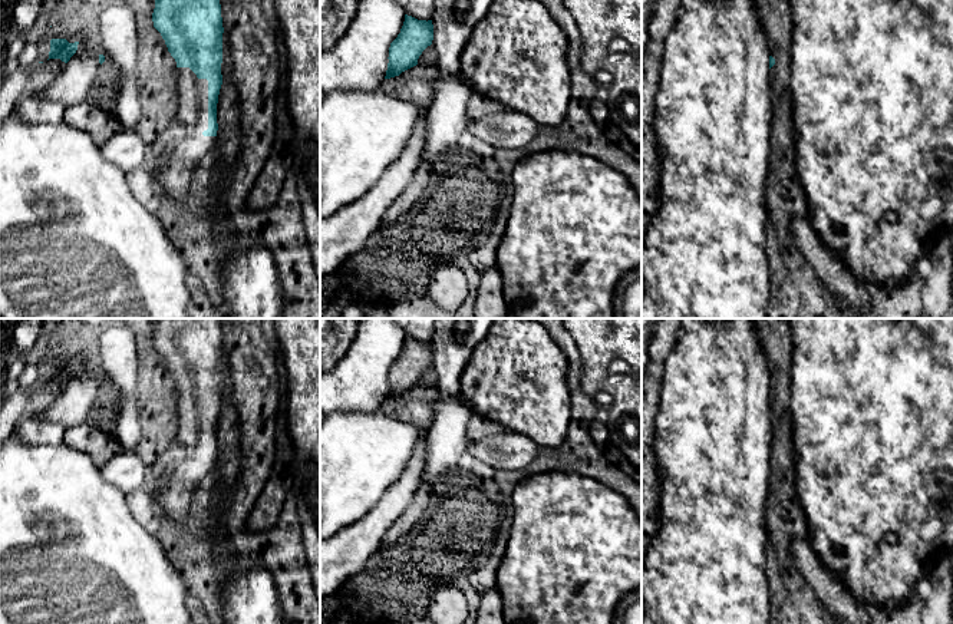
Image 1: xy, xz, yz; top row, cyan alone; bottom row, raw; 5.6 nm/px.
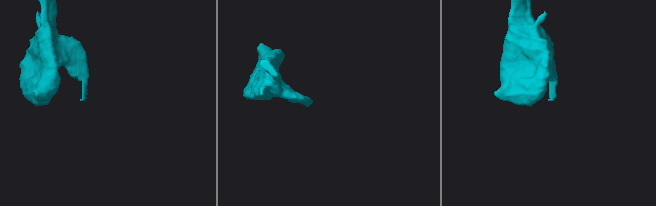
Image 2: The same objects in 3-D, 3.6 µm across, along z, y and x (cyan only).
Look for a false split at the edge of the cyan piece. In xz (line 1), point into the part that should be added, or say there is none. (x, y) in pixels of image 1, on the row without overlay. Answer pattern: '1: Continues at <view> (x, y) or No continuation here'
1: No continuation here

